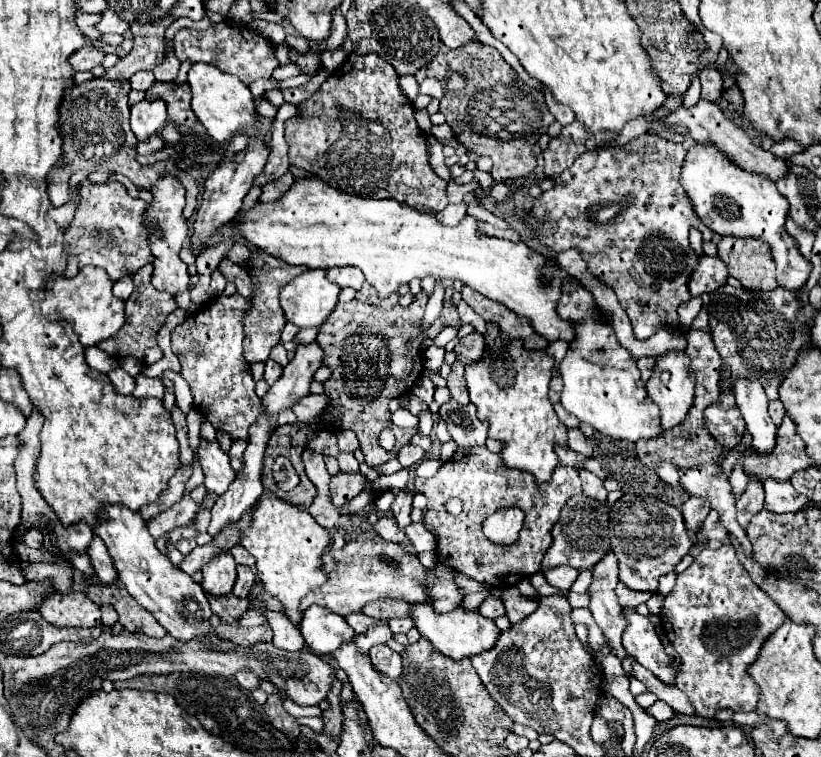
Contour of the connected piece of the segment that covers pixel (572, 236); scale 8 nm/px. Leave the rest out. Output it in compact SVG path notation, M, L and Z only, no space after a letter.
M644 133L638 139L632 139L626 145L618 147L598 147L592 151L582 153L570 169L562 175L554 177L556 185L550 191L544 191L534 201L534 215L544 221L556 221L558 231L540 235L538 241L546 245L550 251L560 253L570 247L582 251L588 269L594 275L602 275L604 281L616 291L620 305L628 313L634 335L638 339L652 337L658 329L664 329L670 321L670 329L678 331L678 305L690 299L688 293L688 277L698 263L698 255L690 249L688 231L693 227L699 230L705 242L712 241L713 232L706 227L692 209L682 185L680 185L680 167L682 161L694 141L674 143L664 141L660 137L652 137Z

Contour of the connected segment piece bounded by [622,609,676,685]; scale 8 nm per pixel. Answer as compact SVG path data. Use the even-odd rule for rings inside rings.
M624 609L628 617L628 627L622 633L624 649L648 671L652 671L662 683L674 685L676 667L666 655L662 641L656 633L656 627L648 621L648 617L638 615L636 609Z

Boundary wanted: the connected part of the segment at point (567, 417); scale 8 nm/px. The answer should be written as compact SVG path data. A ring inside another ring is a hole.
M556 403L556 405L554 405L554 411L556 411L558 419L560 419L566 427L578 427L578 425L580 425L578 417L574 417L572 413L566 413L566 409L564 409L560 403Z

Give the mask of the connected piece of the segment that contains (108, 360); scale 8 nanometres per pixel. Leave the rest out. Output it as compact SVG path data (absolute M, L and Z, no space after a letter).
M88 347L86 349L86 363L92 369L100 369L102 373L108 373L112 367L118 367L118 361L110 355L106 355L102 349L98 347Z

